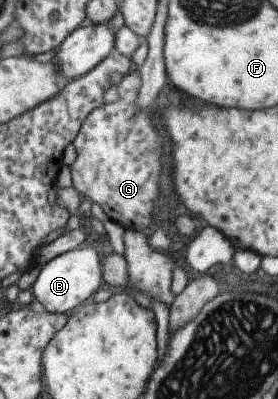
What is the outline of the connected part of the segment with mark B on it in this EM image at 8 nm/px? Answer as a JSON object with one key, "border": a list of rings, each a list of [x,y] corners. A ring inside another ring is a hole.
{"border":[[[83,247],[60,255],[44,266],[29,284],[47,312],[73,313],[77,308],[81,308],[87,299],[94,297],[95,293],[101,290],[101,285],[106,285],[106,269],[101,251],[97,247]]]}

